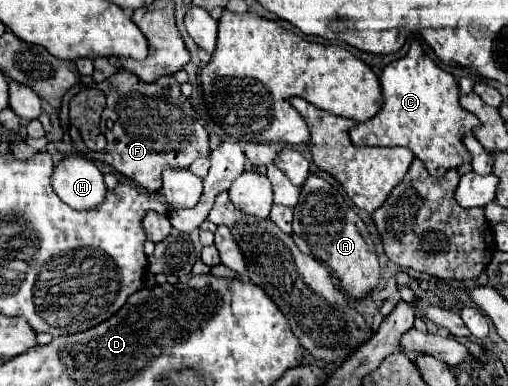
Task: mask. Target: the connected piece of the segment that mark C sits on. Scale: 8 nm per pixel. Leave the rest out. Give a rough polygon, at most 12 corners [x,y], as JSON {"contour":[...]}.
{"contour":[[414,39],[382,69],[354,145],[408,147],[434,177],[470,163],[478,119]]}

